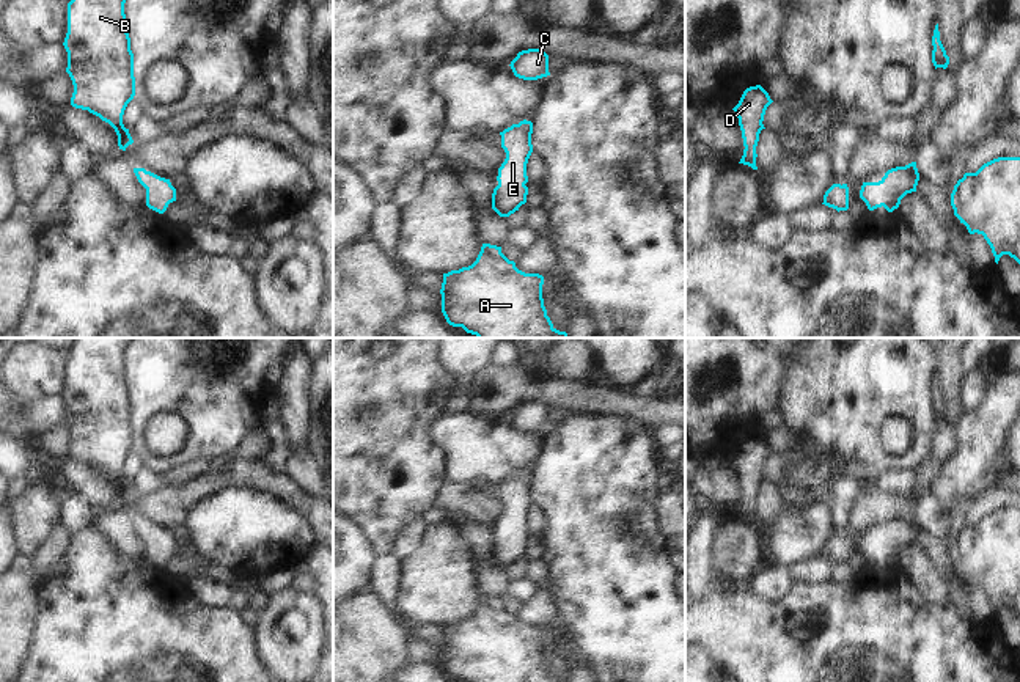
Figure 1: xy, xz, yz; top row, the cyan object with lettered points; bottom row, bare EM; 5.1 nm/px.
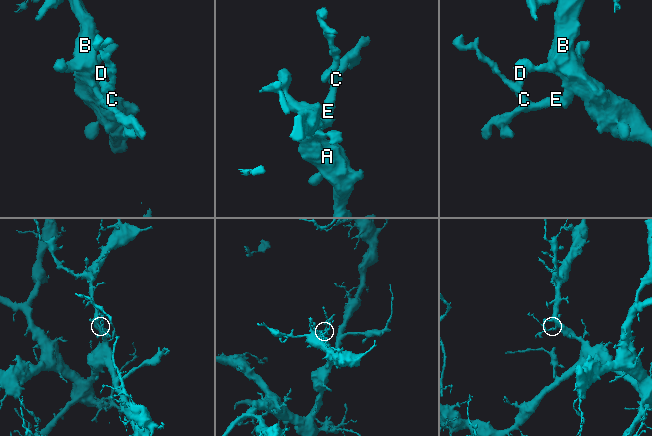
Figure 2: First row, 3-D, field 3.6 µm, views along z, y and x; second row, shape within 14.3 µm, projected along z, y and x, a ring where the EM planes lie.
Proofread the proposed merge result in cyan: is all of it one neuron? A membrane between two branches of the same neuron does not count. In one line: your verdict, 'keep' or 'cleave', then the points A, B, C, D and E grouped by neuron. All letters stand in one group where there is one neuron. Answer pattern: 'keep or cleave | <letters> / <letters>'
keep | A B C D E

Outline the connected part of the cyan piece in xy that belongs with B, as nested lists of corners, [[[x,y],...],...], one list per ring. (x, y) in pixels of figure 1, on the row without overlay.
[[[80,338],[68,355],[68,385],[63,394],[68,404],[66,424],[74,437],[71,457],[108,475],[123,503],[134,495],[123,476],[124,462],[135,448],[134,405],[124,366],[132,341],[134,338]]]

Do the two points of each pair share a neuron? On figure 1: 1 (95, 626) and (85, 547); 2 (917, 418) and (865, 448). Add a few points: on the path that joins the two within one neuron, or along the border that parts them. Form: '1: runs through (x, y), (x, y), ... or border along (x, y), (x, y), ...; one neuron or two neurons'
1: runs through (95, 607), (95, 566); one neuron
2: runs through (901, 410), (888, 410), (866, 432); one neuron

